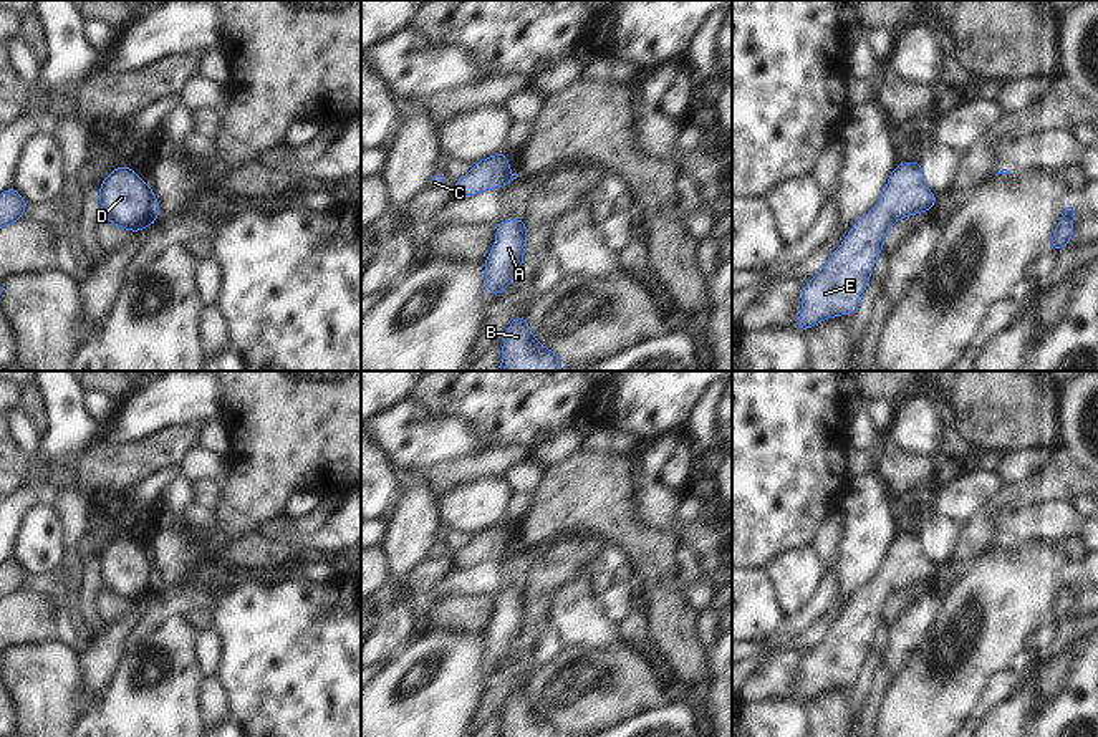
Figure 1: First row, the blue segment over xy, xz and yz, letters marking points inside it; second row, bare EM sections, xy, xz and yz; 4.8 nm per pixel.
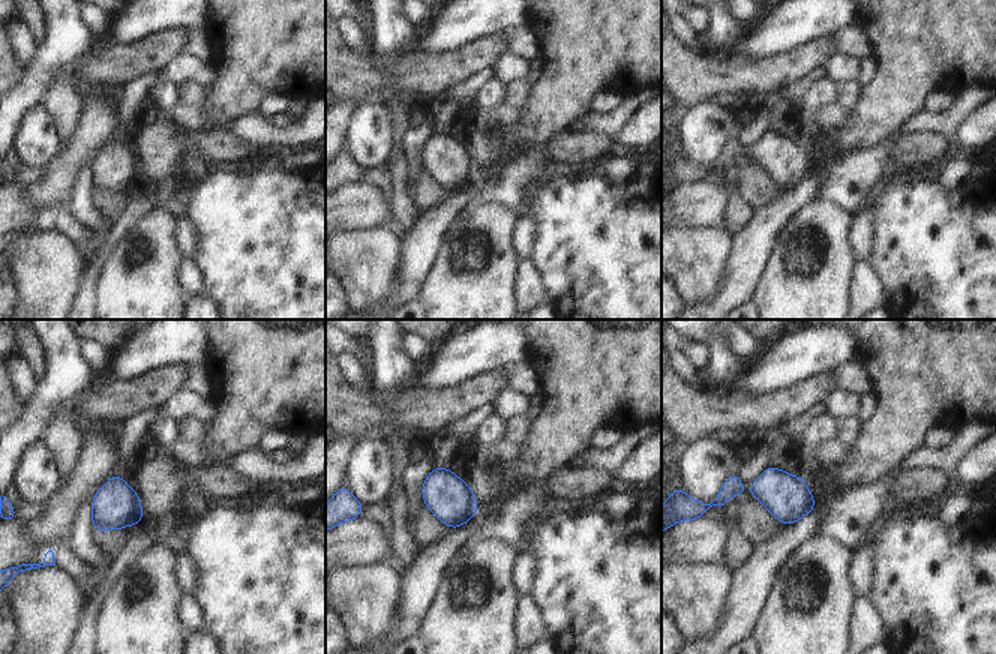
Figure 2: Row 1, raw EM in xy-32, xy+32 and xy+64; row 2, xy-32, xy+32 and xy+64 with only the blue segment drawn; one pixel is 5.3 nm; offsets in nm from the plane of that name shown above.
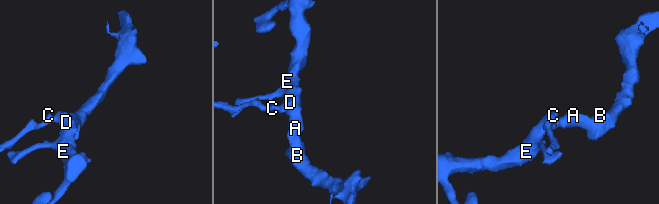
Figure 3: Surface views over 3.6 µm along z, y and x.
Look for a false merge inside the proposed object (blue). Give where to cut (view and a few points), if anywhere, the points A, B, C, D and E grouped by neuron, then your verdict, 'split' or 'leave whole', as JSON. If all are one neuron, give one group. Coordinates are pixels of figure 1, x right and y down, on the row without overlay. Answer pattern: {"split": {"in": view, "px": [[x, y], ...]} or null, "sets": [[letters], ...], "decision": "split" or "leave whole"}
{"split": null, "sets": [["A", "B", "C", "D", "E"]], "decision": "leave whole"}

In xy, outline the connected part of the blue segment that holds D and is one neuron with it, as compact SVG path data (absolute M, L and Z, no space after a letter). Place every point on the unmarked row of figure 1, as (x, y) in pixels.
M129 537L114 540L103 552L99 575L103 588L131 603L139 603L159 590L152 560Z

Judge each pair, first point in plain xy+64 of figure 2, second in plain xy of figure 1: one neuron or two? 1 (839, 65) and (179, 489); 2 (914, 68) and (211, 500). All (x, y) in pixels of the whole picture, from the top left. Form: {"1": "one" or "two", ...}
{"1": "two", "2": "two"}

